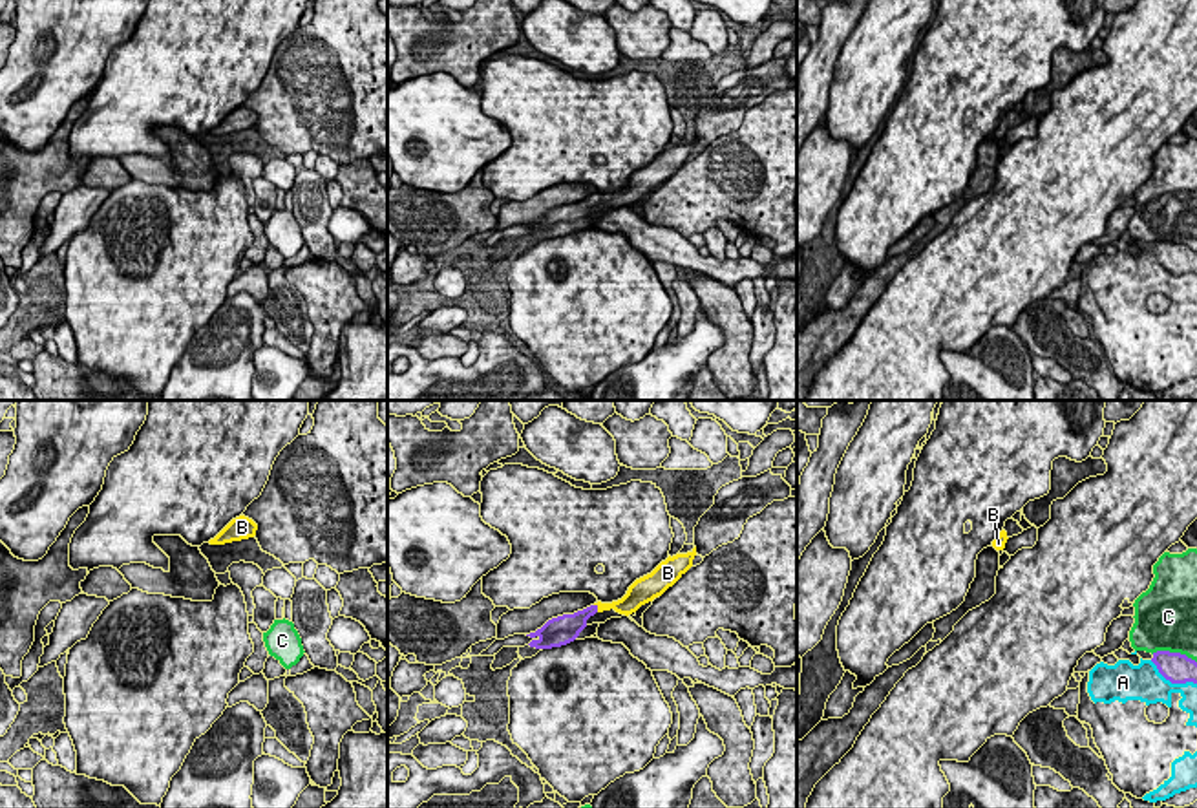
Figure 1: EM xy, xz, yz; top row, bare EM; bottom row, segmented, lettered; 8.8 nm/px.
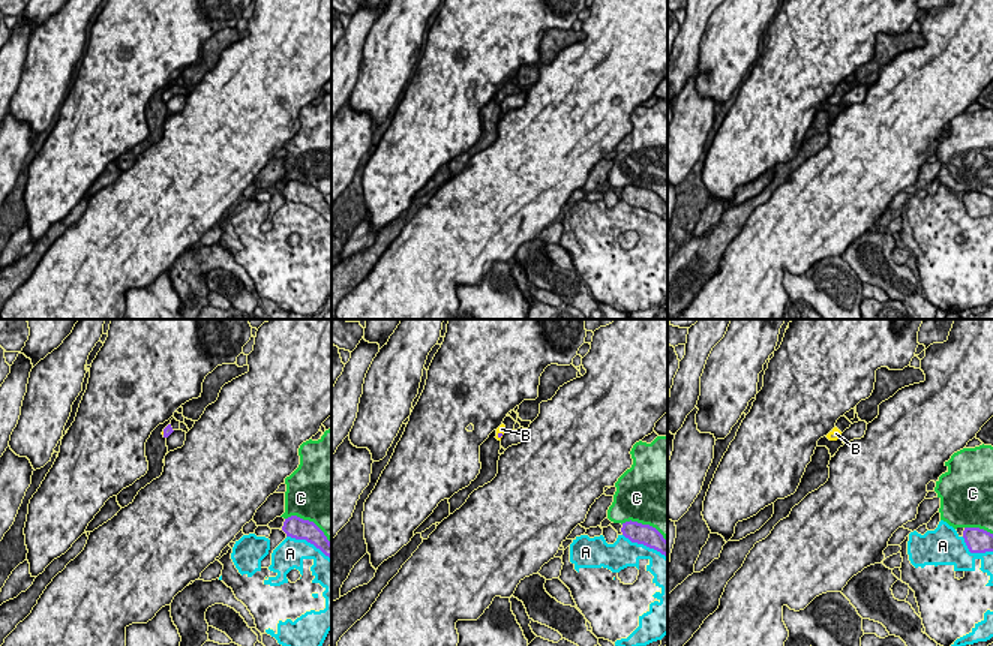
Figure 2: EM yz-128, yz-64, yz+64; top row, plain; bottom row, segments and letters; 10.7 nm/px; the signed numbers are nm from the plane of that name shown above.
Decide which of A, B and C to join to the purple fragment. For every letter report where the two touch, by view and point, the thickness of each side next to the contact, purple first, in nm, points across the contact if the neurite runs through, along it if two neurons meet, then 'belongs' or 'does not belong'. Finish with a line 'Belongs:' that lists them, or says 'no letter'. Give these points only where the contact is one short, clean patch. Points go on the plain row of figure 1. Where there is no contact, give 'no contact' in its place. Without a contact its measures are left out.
A: contact yz (1172, 273); calibres 260 and 320 nm; does not belong
B: contact xz (596, 198); calibres 180 and 140 nm; way xz (574, 214), (596, 198), (624, 196); belongs
C: contact yz (1174, 244); calibres 260 and 440 nm; does not belong
Belongs: B

